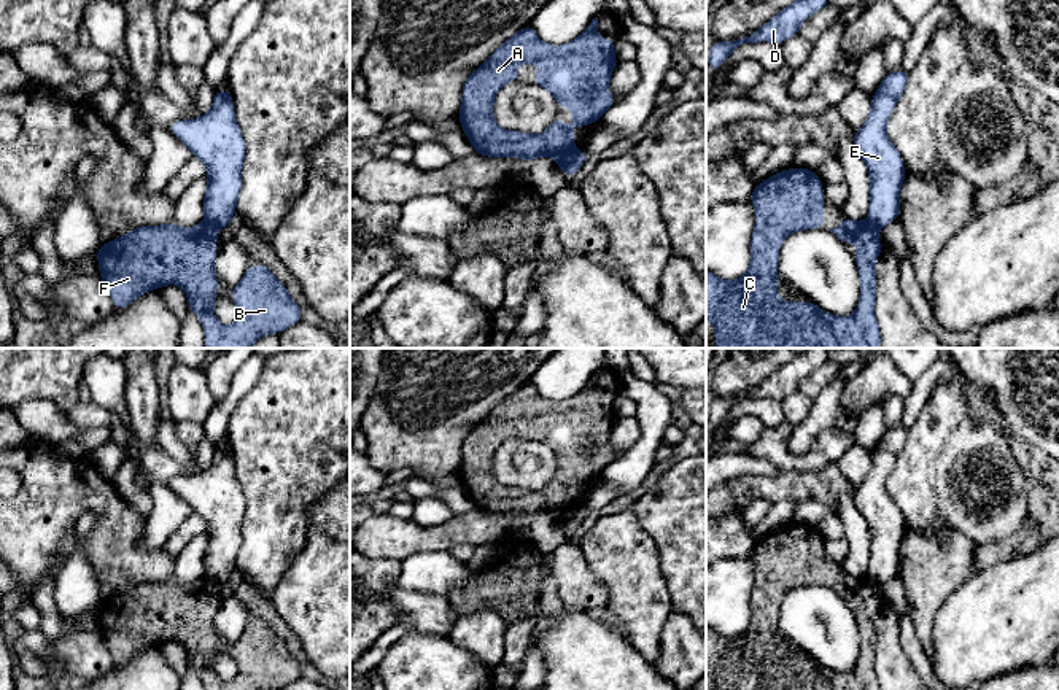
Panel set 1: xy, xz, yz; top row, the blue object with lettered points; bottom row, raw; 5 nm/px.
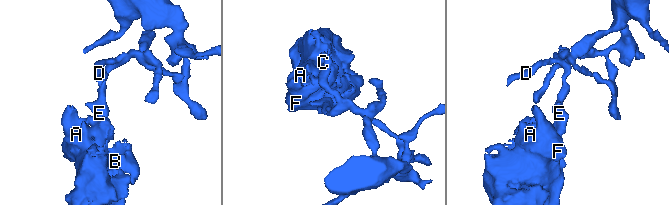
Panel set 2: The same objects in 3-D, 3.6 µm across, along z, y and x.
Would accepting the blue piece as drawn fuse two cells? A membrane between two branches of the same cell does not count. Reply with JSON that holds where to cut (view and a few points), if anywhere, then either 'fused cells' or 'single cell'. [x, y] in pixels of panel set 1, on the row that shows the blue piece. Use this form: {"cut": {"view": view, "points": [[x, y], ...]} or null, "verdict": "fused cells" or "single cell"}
{"cut": {"view": "xz", "points": [[576, 151], [562, 167]]}, "verdict": "fused cells"}

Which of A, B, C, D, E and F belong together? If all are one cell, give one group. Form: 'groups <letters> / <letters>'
groups A B C F / D E

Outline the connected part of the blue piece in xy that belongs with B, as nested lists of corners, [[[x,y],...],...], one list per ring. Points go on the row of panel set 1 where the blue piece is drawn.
[[[202,221],[192,229],[173,223],[162,226],[140,226],[114,238],[97,250],[100,278],[118,308],[129,307],[146,291],[165,285],[178,285],[188,294],[189,308],[200,320],[205,331],[205,348],[250,348],[267,334],[278,334],[302,320],[301,307],[291,299],[283,283],[264,264],[246,267],[240,283],[232,288],[232,300],[237,305],[237,320],[232,326],[223,326],[213,313],[216,302],[216,240],[218,226]]]

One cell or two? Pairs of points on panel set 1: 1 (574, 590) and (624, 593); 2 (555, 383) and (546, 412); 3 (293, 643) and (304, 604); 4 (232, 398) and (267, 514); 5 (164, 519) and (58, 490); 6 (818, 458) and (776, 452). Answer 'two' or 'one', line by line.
1: two
2: two
3: two
4: two
5: two
6: one

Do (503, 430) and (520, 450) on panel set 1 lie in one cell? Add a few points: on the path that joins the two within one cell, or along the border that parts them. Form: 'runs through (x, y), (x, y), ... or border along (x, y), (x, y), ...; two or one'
border along (509, 438), (495, 452), (495, 474); two

